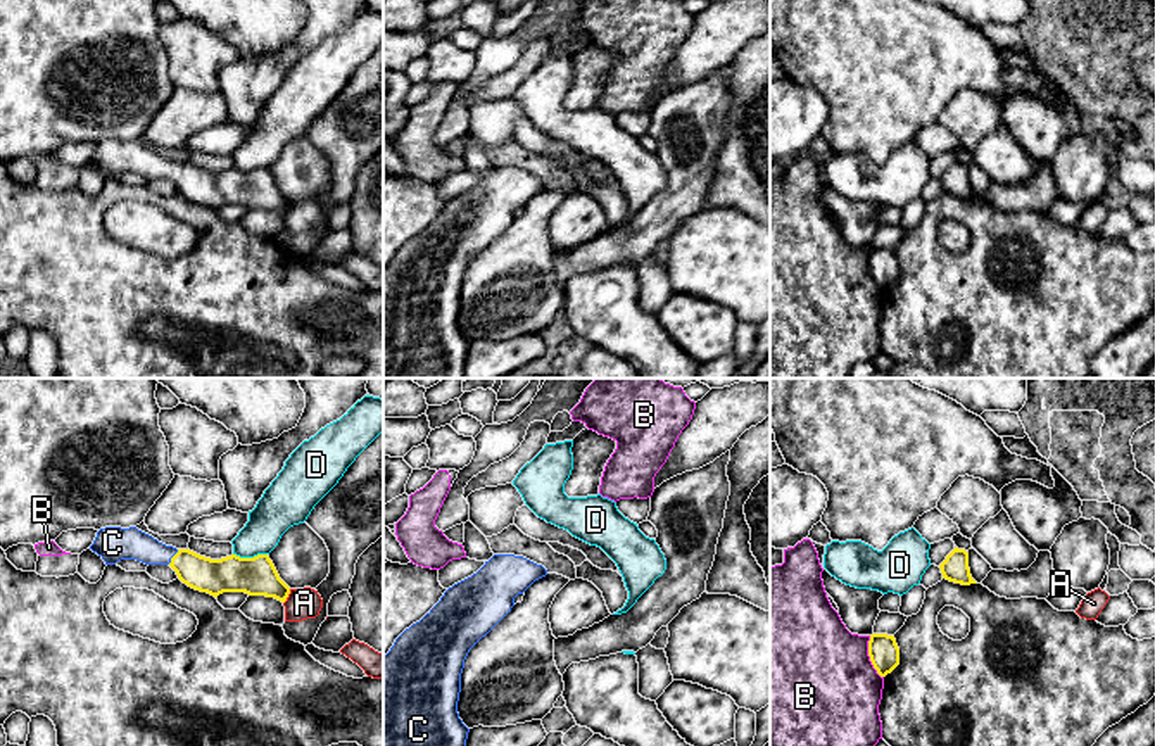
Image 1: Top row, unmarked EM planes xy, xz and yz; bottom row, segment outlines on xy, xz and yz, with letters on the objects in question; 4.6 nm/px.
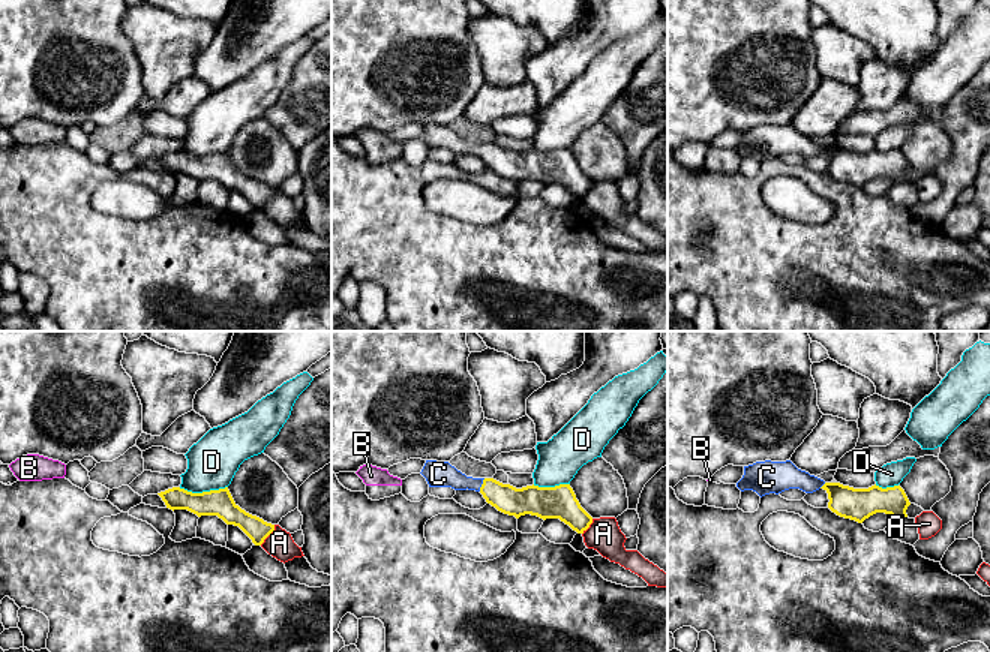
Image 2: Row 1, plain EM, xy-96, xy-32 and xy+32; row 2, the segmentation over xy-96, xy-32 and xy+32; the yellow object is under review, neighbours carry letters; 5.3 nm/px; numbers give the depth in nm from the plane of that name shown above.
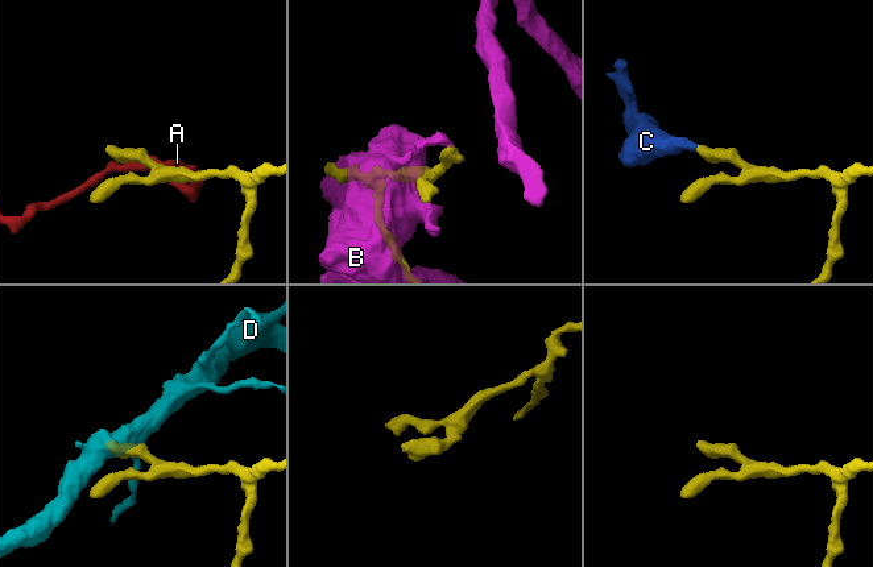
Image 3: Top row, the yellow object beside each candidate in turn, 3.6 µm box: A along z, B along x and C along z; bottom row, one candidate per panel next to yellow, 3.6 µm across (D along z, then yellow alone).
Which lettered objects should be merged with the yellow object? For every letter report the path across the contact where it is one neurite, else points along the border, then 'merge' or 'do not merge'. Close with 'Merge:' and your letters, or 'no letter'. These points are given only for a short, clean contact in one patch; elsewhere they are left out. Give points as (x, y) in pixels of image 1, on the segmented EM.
A: along xy (290, 589), (284, 603) | do not merge
B: do not merge
C: across xy (214, 577), (201, 574), (173, 556), (152, 553), (130, 543) | merge
D: along xy (233, 553), (240, 556), (266, 555) | do not merge
Merge: C

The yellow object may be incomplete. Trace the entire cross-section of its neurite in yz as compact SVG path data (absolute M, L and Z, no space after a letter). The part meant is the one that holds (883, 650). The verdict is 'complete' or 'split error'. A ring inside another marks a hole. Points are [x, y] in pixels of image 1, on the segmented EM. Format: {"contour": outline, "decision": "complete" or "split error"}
{"contour": "M872 634L868 641L868 656L880 677L886 677L899 665L899 648L894 635Z", "decision": "complete"}

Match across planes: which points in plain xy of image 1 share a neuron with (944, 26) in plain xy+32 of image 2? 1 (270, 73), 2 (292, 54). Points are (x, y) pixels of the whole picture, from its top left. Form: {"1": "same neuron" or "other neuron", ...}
{"1": "same neuron", "2": "same neuron"}

